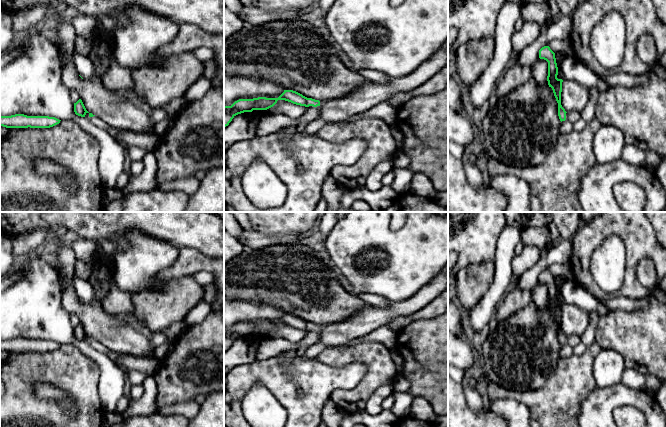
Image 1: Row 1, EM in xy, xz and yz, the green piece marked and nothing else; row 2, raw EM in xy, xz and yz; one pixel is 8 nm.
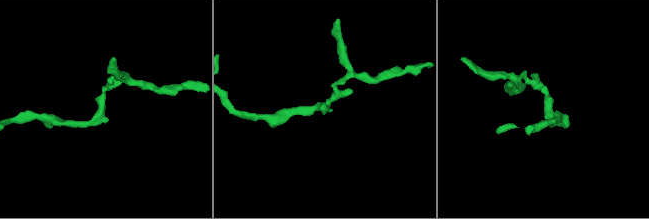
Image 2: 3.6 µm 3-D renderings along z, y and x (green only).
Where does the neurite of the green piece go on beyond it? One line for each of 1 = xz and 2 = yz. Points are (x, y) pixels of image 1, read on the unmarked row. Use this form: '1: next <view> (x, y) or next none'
1: next xz (312, 337)
2: next yz (574, 340)

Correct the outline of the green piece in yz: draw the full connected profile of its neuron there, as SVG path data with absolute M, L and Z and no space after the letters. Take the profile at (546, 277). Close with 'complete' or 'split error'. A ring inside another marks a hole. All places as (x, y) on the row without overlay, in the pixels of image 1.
M544 270L539 274L539 282L548 286L548 300L547 305L549 311L552 312L556 325L558 327L558 340L560 345L568 344L572 348L581 342L580 336L566 336L561 329L562 303L558 303L558 291L556 287L555 277L549 270Z; split error

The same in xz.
M284 314L278 322L258 321L253 323L239 323L231 330L224 329L224 352L232 343L241 337L253 334L267 334L273 331L278 324L285 324L296 329L305 330L307 335L300 341L300 347L295 351L297 356L304 357L308 347L319 342L320 331L324 325L307 322L293 314Z; split error

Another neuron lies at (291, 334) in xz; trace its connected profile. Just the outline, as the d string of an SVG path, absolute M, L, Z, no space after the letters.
M278 324L277 327L267 334L253 334L255 339L277 339L283 338L289 342L300 342L307 335L307 331L293 328L285 324Z

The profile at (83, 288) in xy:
M75 276L73 280L73 286L78 298L83 303L92 304L94 302L94 289L88 280L84 280Z

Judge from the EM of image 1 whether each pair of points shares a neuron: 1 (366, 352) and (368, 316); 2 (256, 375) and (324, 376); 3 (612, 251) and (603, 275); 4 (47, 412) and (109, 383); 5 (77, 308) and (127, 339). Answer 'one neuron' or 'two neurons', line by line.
1: two neurons
2: one neuron
3: one neuron
4: two neurons
5: one neuron

